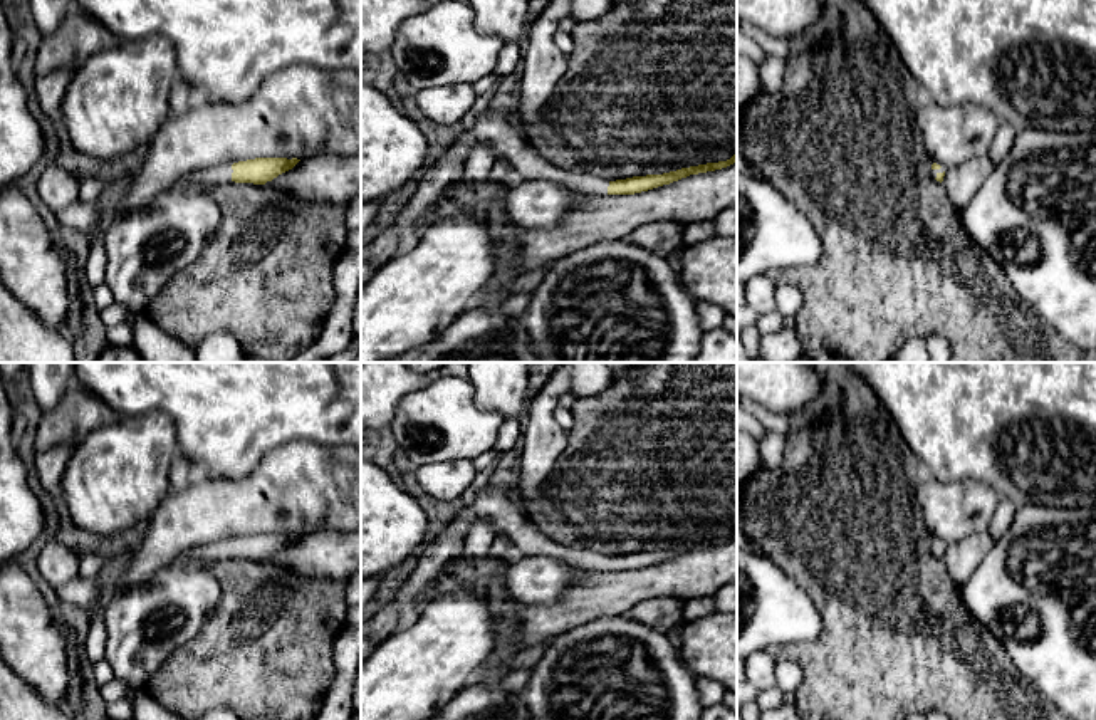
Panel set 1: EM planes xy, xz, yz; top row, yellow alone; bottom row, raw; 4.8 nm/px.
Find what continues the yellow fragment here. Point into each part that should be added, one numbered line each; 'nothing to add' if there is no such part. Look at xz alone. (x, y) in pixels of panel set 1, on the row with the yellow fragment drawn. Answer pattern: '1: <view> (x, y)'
1: xz (490, 128)

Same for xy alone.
1: xy (217, 175)

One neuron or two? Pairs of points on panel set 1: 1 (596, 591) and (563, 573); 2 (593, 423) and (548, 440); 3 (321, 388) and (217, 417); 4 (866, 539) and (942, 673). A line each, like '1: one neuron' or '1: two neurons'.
1: two neurons
2: two neurons
3: one neuron
4: one neuron

